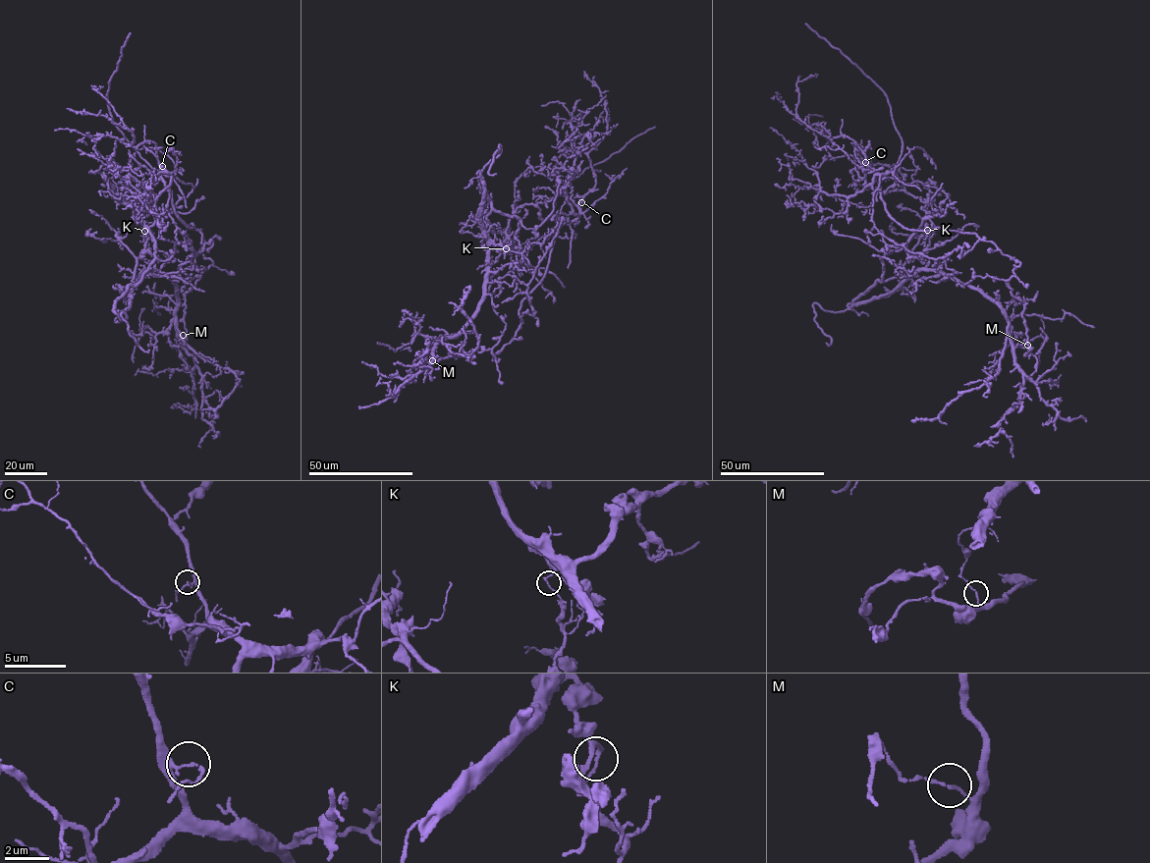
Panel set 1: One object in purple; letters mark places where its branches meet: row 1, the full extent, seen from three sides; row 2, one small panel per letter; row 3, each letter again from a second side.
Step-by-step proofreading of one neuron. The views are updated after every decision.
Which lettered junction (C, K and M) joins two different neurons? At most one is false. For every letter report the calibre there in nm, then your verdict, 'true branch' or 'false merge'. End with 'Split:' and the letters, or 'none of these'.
C: 120 nm thick; true branch
K: 120 nm thick; true branch
M: 110 nm thick; false merge
Split: M

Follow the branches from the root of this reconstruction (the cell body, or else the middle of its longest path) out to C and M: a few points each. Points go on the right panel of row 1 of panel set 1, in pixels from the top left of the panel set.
C: (925, 222), (923, 209), (941, 212), (947, 195), (887, 178), (865, 162)
M: (925, 222), (930, 240), (925, 268), (942, 270), (986, 296), (1003, 310), (1013, 348), (1025, 340), (1027, 345)

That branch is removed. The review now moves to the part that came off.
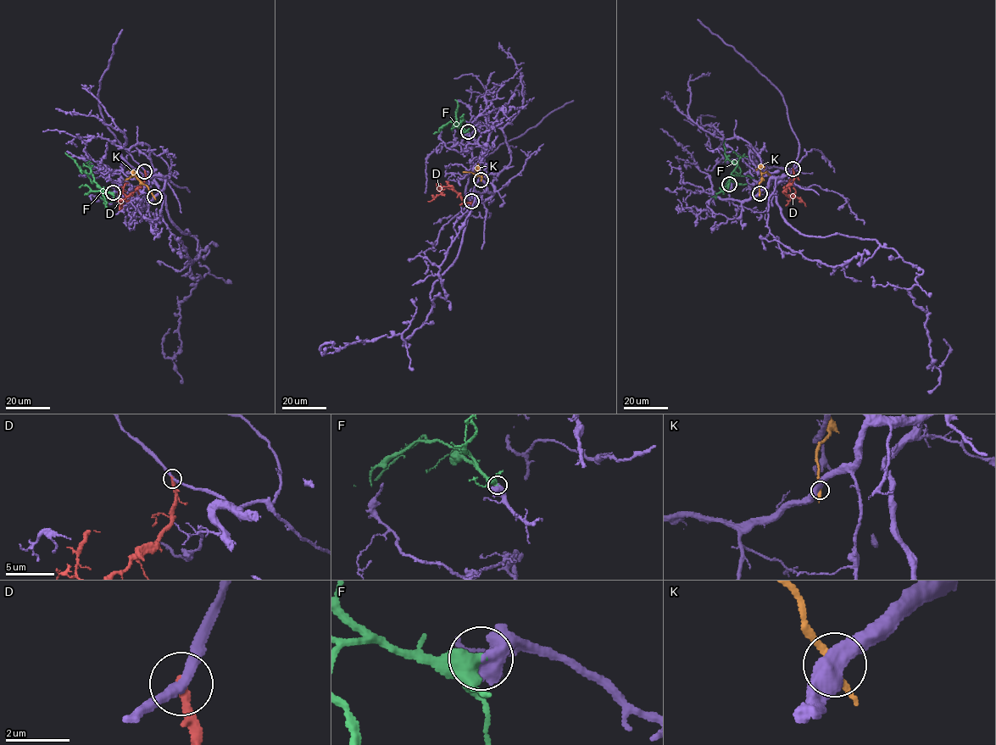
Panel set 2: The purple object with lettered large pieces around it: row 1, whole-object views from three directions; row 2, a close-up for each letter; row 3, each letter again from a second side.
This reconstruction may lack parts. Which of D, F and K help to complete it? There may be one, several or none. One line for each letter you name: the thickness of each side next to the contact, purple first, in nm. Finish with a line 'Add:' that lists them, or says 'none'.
F: 750 nm thick on the purple side, 340 nm on the other
Add: F

